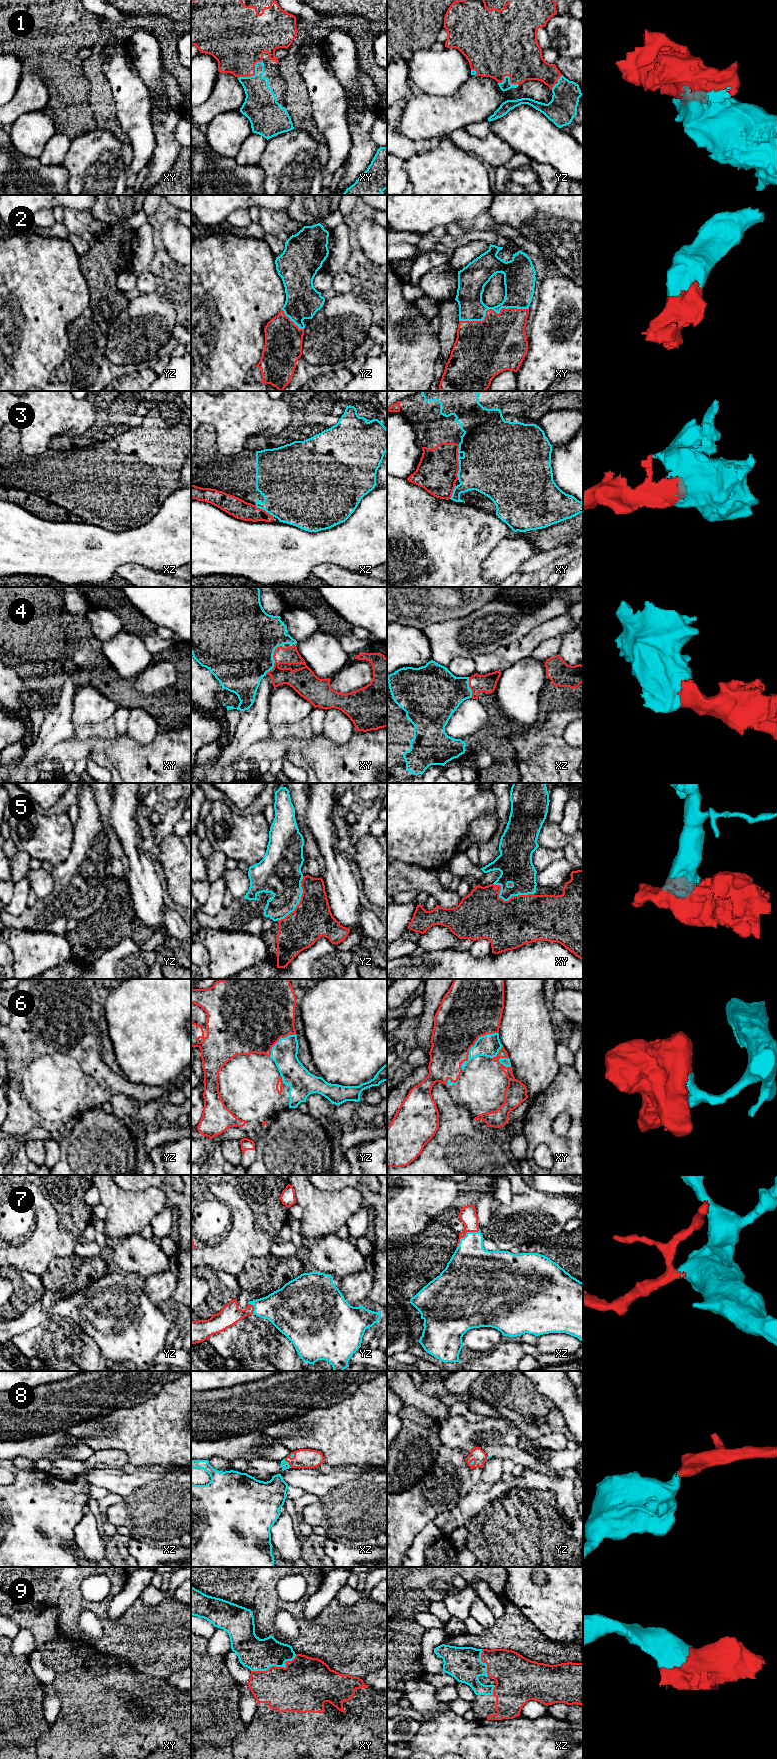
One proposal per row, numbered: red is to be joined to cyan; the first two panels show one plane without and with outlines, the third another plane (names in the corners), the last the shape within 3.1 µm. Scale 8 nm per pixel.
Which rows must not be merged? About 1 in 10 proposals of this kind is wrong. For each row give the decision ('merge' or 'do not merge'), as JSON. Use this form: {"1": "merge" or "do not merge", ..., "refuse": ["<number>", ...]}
{"1": "merge", "2": "merge", "3": "do not merge", "4": "merge", "5": "do not merge", "6": "merge", "7": "merge", "8": "merge", "9": "merge", "refuse": ["3", "5"]}

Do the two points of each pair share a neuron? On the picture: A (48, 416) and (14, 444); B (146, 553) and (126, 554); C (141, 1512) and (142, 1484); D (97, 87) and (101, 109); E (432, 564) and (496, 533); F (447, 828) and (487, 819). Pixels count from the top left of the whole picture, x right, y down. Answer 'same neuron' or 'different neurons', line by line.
A: different neurons
B: same neuron
C: same neuron
D: same neuron
E: same neuron
F: different neurons

